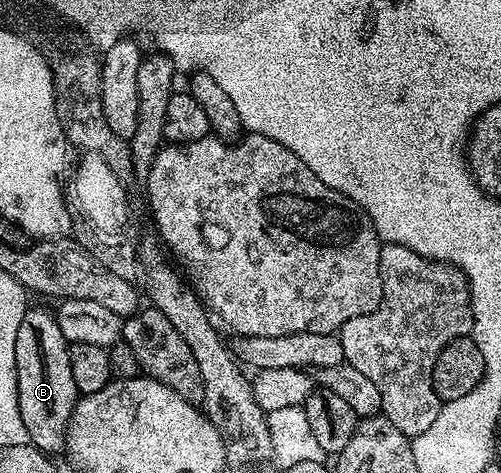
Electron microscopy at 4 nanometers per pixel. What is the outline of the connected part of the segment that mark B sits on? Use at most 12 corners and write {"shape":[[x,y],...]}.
{"shape":[[27,307],[16,338],[30,443],[61,453],[80,399],[55,313]]}

